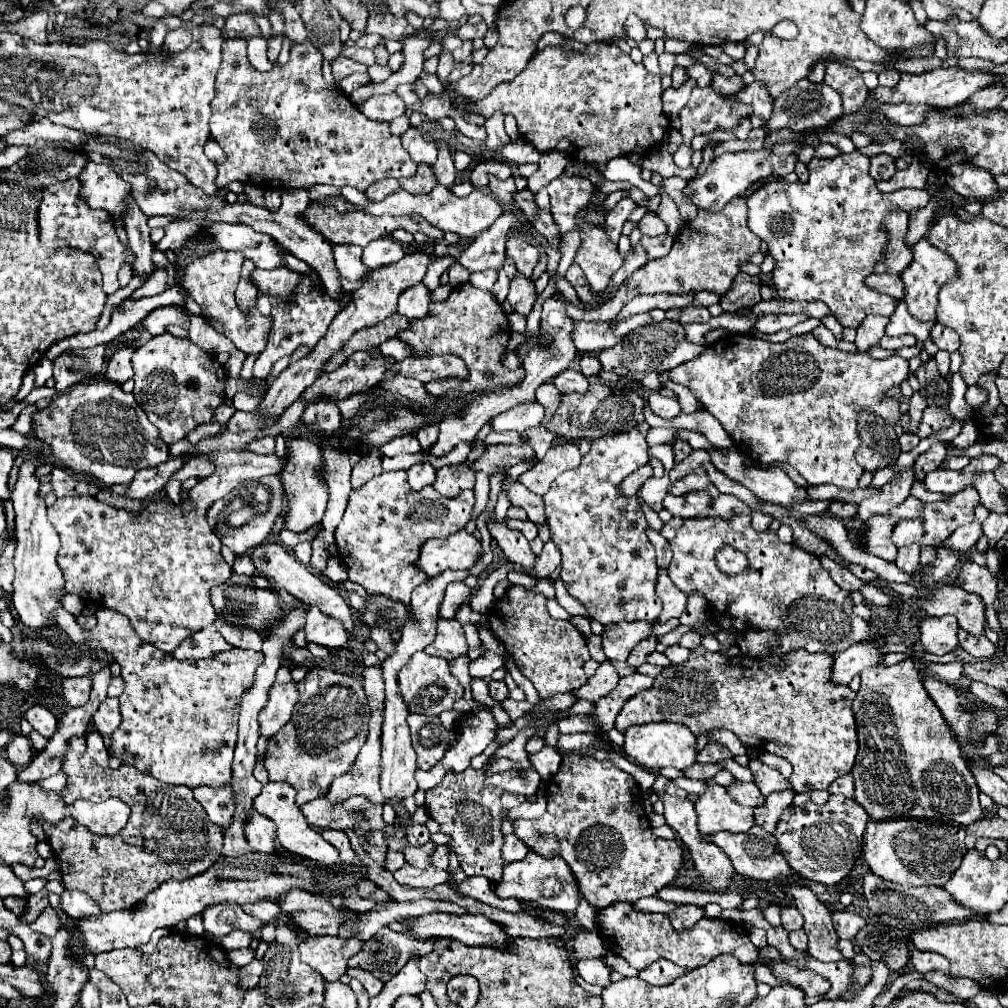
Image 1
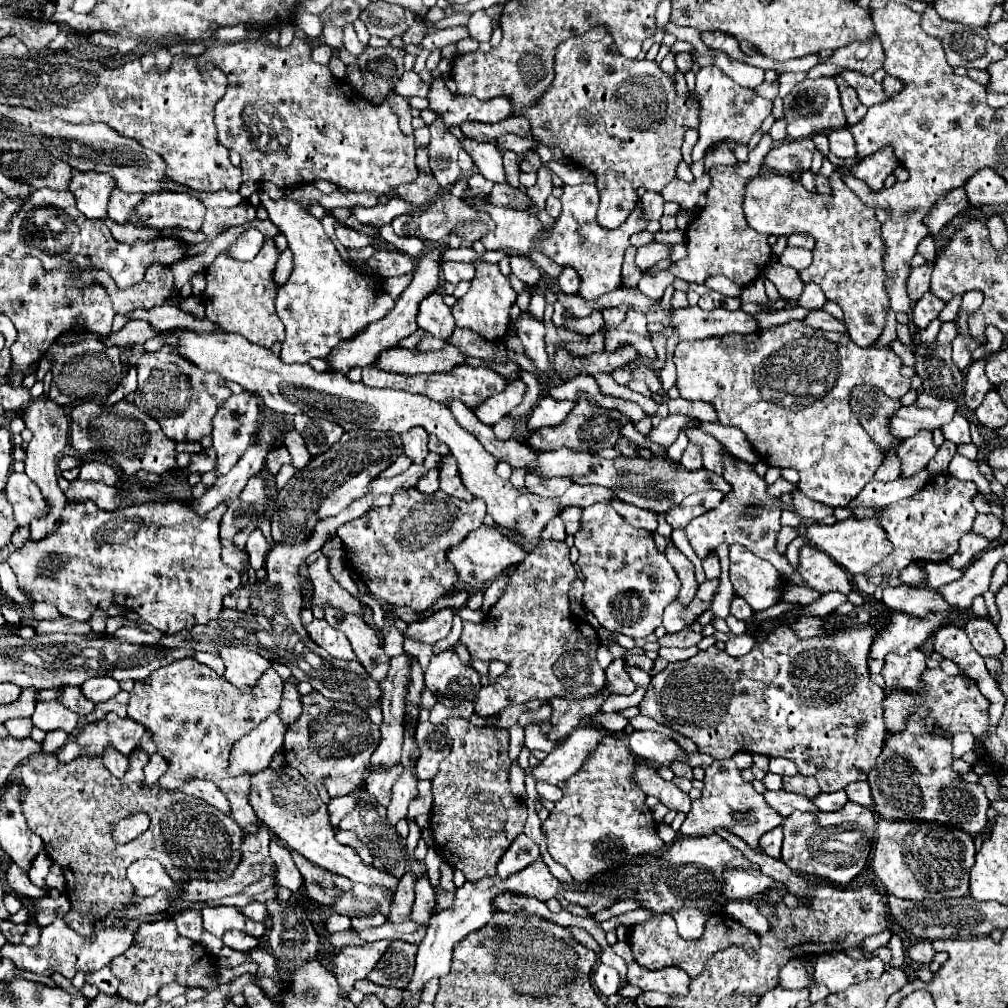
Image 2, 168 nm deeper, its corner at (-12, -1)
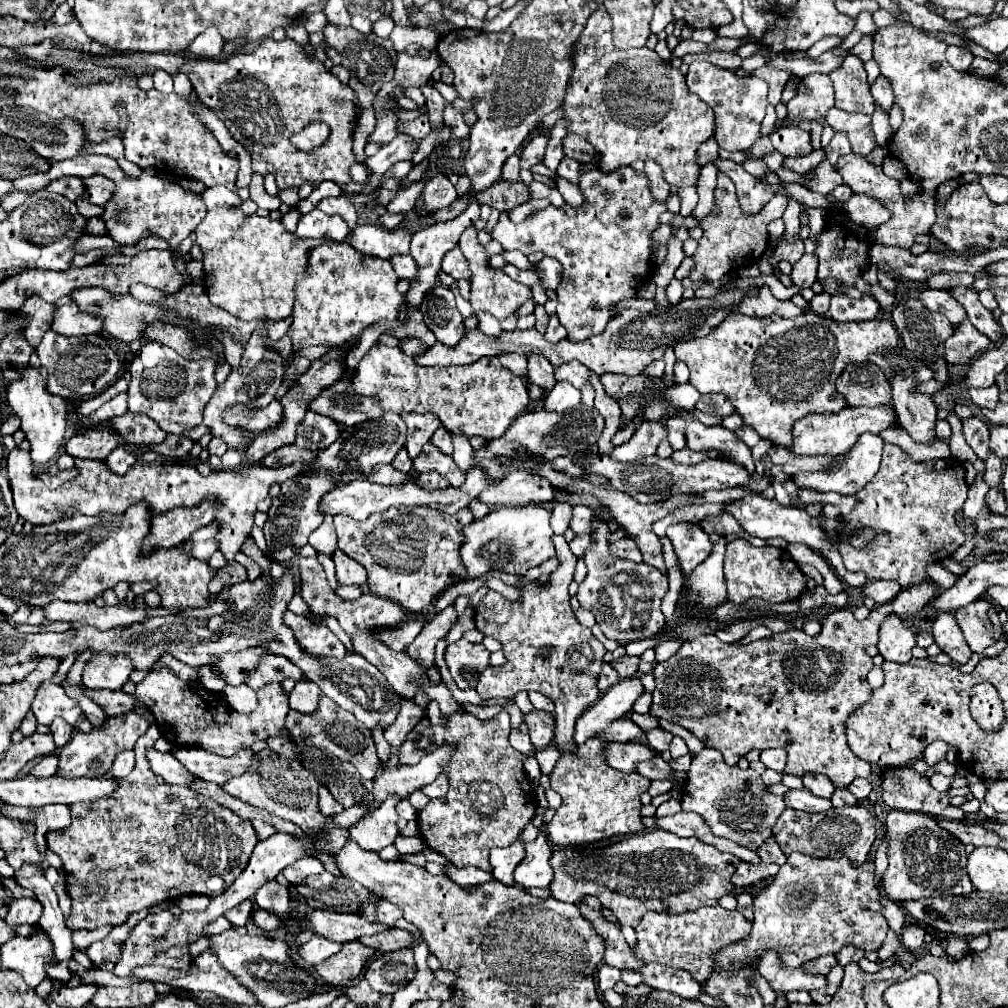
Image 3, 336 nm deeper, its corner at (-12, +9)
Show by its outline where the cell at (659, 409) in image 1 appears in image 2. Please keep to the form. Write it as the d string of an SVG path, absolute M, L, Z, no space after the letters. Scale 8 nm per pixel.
M670 414L668 418L664 418L658 426L654 426L650 432L648 432L648 440L662 446L664 450L678 438L678 434L686 428L686 418L684 416L674 416Z

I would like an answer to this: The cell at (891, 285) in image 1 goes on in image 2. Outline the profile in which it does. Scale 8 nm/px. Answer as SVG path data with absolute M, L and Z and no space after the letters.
M926 262L920 268L912 268L908 278L908 296L912 300L920 300L922 294L930 290L930 272L932 272L932 262Z

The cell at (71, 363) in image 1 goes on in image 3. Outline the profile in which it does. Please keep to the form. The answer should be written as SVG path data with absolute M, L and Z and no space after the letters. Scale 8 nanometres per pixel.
M46 332L42 342L36 348L42 366L48 370L48 390L62 398L78 398L78 396L98 396L110 384L116 382L120 372L120 360L108 338L98 336L64 336L58 332Z

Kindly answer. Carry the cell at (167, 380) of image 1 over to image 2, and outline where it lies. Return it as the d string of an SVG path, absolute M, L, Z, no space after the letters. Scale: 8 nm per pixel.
M168 348L146 352L136 362L138 388L134 392L134 404L158 420L162 432L174 440L200 440L212 432L212 418L216 408L232 394L224 386L224 378L216 372L204 372L186 358L170 354Z

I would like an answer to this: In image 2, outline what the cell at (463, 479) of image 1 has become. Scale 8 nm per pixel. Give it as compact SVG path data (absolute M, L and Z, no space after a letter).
M444 456L442 458L442 464L440 464L440 490L444 490L448 496L454 496L454 498L460 498L460 500L466 500L466 502L470 502L474 498L462 486L462 480L460 480L458 468L456 468L456 462L450 456Z

